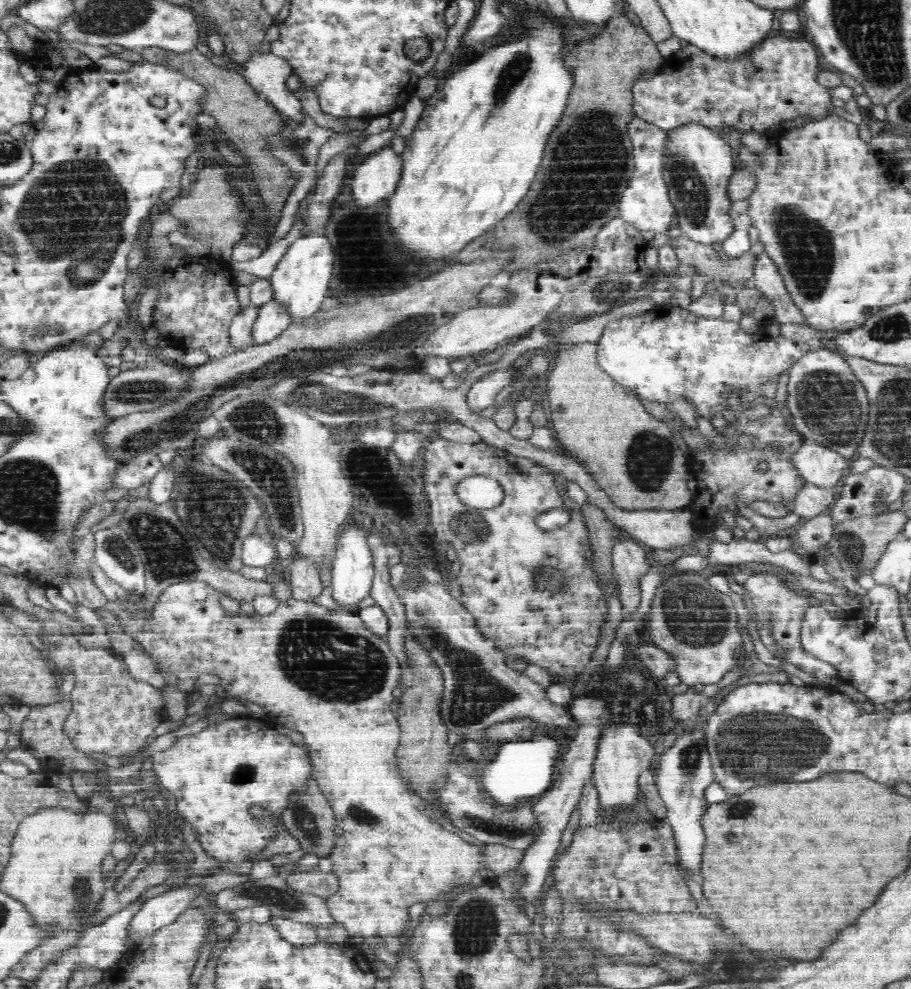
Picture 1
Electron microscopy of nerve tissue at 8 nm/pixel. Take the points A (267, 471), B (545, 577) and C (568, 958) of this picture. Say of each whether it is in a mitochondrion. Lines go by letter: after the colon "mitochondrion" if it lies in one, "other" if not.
A: mitochondrion
B: mitochondrion
C: mitochondrion

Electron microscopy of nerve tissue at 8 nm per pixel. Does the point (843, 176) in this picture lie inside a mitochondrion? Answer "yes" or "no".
no

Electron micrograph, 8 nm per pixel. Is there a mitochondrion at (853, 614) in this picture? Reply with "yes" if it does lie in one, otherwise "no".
no

